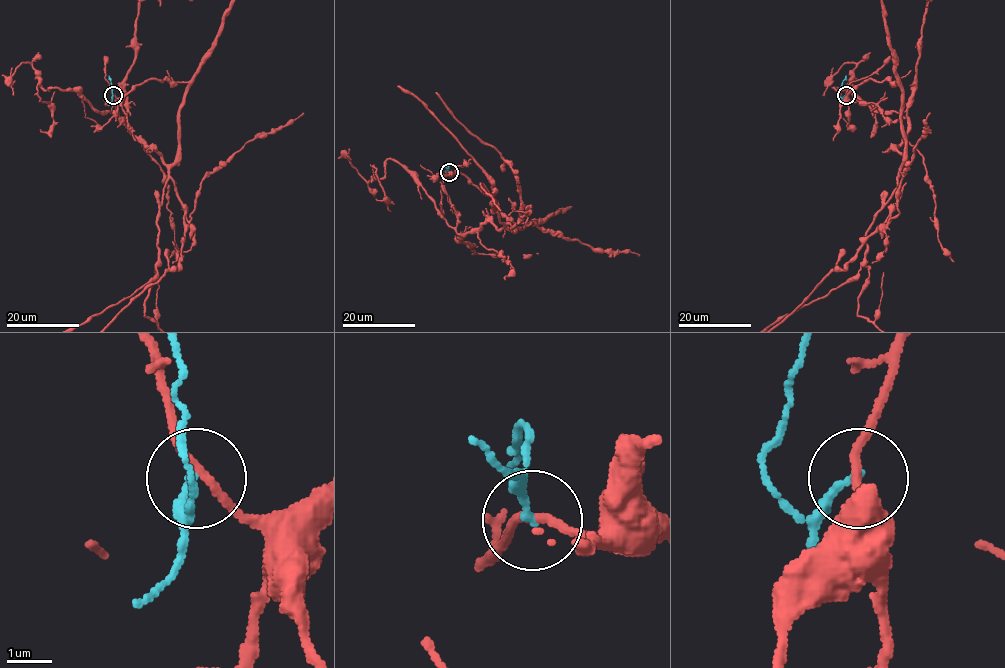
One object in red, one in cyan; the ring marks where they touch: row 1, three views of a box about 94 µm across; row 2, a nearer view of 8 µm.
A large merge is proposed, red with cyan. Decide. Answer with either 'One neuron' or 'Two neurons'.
Two neurons

